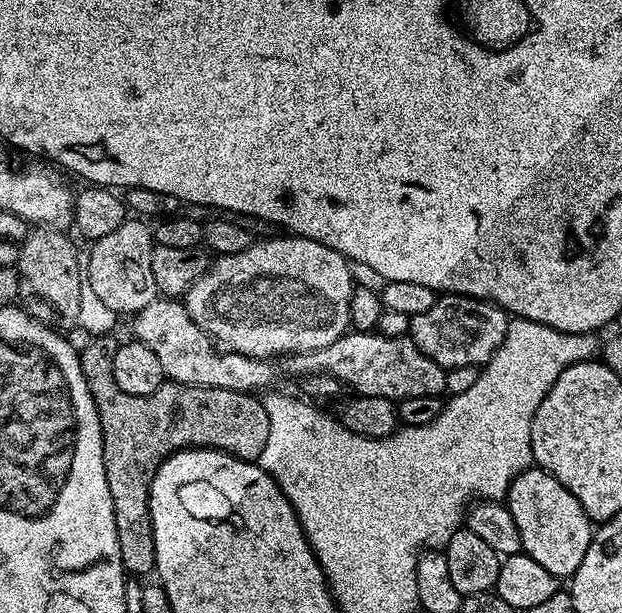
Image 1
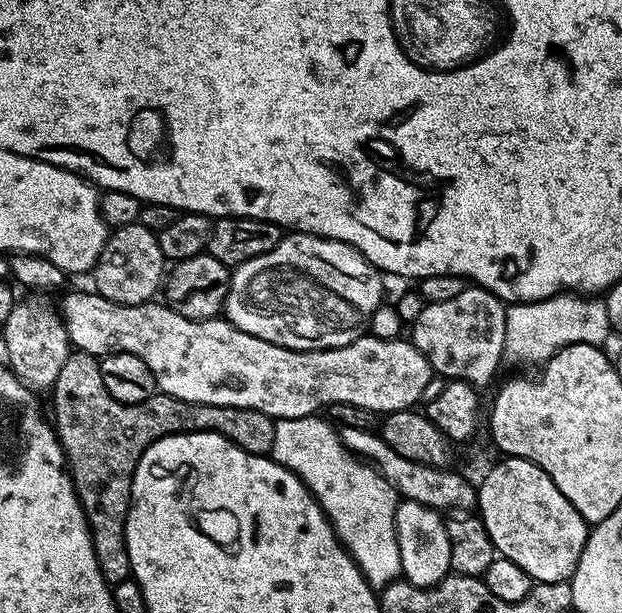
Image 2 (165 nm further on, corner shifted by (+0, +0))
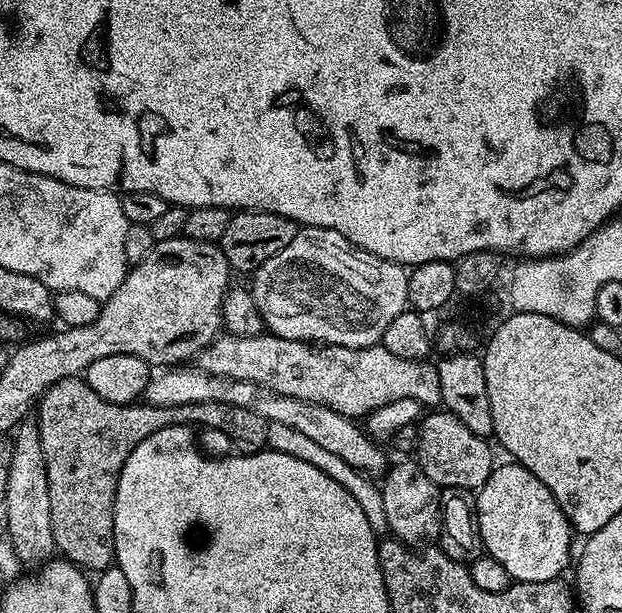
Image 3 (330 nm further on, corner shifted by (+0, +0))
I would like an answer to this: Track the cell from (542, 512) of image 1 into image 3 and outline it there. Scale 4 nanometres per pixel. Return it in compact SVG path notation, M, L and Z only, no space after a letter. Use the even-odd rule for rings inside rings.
M515 462L497 463L490 478L476 492L476 521L487 555L506 566L513 581L546 582L555 580L568 564L574 529L558 506L554 494Z

